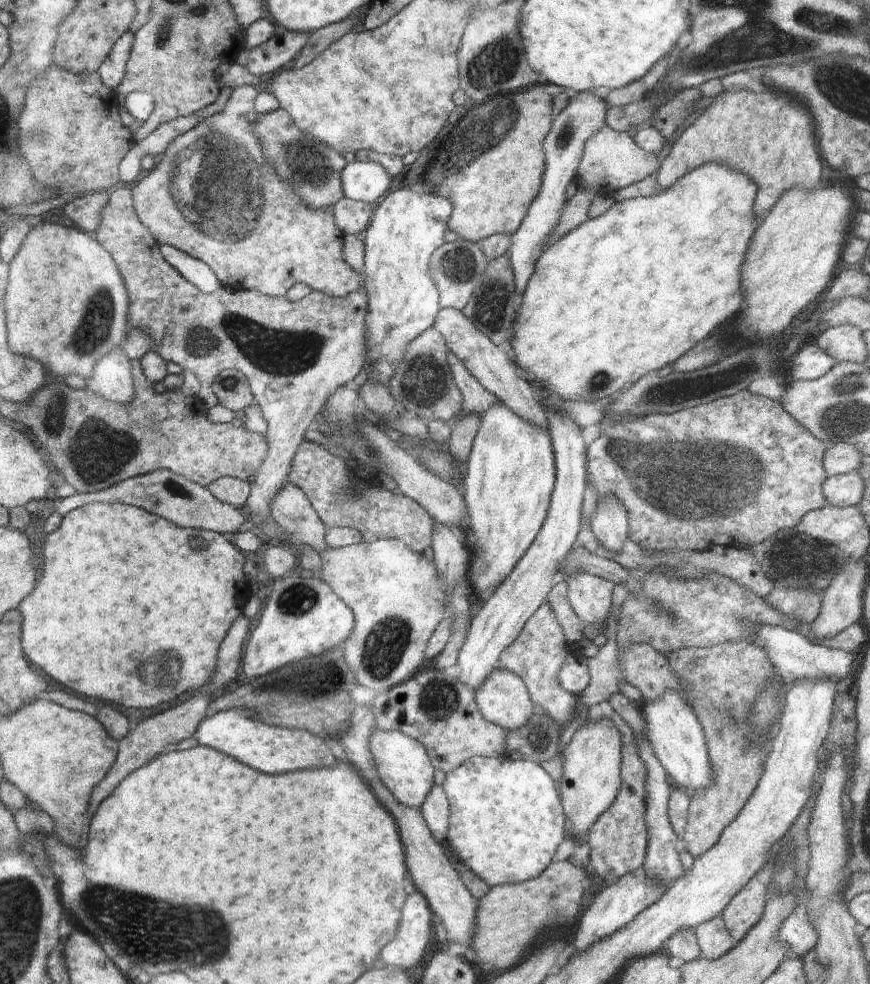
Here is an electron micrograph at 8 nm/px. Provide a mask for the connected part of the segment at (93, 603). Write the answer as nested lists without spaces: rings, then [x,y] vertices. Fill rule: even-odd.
[[[92,503],[78,510],[71,510],[63,516],[60,526],[44,537],[44,562],[52,564],[50,568],[42,568],[38,588],[30,596],[22,600],[18,610],[26,616],[26,640],[22,640],[22,648],[26,648],[26,656],[30,656],[30,664],[42,668],[50,678],[60,684],[66,684],[72,692],[84,696],[97,696],[108,702],[116,702],[126,706],[148,708],[170,702],[179,698],[186,690],[200,689],[204,684],[210,684],[217,668],[217,656],[220,653],[220,642],[225,640],[226,632],[234,624],[234,620],[242,614],[242,608],[247,603],[247,578],[244,578],[244,554],[234,544],[230,544],[224,535],[214,531],[191,528],[180,528],[156,514],[150,514],[136,506],[124,506],[120,503]],[[192,538],[200,538],[206,543],[206,548],[194,550],[190,546]]]

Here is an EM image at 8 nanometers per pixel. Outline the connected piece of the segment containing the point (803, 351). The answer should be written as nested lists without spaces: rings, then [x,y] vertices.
[[[807,341],[790,362],[789,374],[794,381],[816,380],[826,374],[837,362],[818,345]]]

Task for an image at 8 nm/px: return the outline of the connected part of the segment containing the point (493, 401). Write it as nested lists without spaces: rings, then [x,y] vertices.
[[[449,353],[449,361],[453,379],[456,381],[457,387],[462,392],[464,398],[464,406],[462,406],[460,414],[454,415],[453,419],[447,422],[448,426],[454,428],[453,424],[462,420],[463,417],[477,415],[481,419],[481,416],[491,406],[496,405],[499,399],[495,394],[486,390],[481,385],[481,382],[472,376],[472,373],[464,366],[464,363],[454,354]]]

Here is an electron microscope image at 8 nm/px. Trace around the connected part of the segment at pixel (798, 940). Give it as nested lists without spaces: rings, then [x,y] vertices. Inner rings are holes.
[[[796,905],[792,914],[781,926],[777,937],[796,957],[801,957],[815,948],[818,938],[817,928],[813,927],[806,916],[806,906]]]

